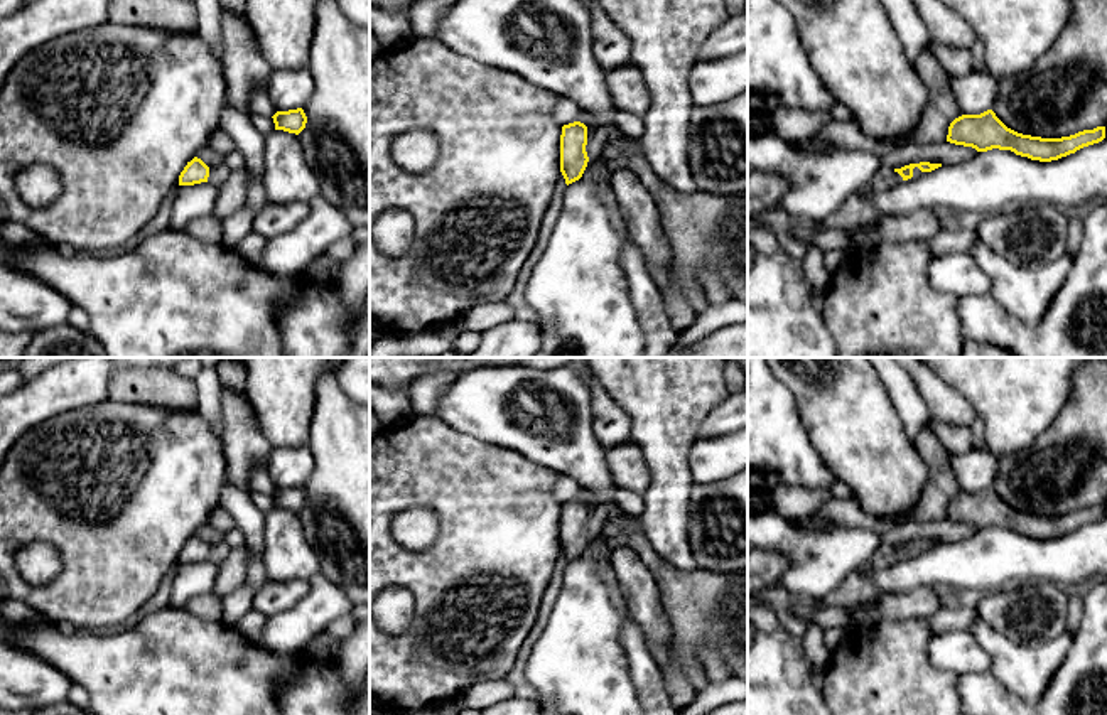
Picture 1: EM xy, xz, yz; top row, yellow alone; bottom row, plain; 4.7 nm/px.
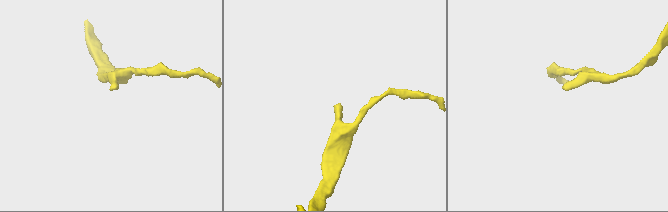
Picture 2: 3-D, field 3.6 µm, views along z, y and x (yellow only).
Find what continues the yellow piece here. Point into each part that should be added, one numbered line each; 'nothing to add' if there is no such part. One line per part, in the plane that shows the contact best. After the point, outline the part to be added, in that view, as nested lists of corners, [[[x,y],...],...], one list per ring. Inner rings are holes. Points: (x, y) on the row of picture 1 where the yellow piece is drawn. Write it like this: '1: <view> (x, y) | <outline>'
1: xz (596, 132) | [[[586,115],[586,125],[587,125],[586,152],[587,157],[592,159],[599,155],[604,145],[608,143],[608,130],[596,116],[591,115]]]

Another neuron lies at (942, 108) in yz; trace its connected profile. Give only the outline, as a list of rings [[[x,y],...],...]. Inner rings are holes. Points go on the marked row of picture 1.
[[[930,46],[918,56],[916,71],[928,89],[928,101],[920,123],[904,142],[920,145],[943,143],[950,123],[964,115],[953,94],[953,78],[935,57]]]

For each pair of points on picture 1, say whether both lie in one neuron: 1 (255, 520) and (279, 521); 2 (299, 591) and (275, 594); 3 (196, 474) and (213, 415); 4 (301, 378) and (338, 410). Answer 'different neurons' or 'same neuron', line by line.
1: different neurons
2: same neuron
3: different neurons
4: different neurons

